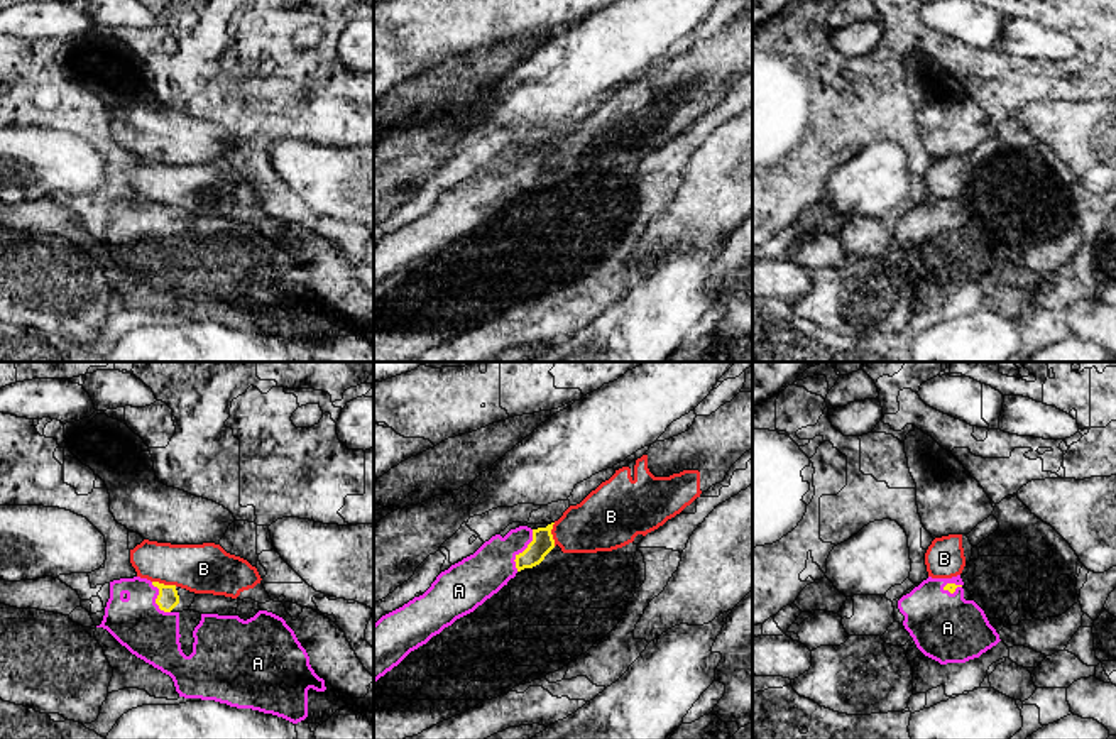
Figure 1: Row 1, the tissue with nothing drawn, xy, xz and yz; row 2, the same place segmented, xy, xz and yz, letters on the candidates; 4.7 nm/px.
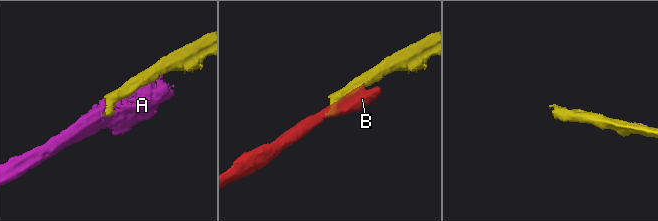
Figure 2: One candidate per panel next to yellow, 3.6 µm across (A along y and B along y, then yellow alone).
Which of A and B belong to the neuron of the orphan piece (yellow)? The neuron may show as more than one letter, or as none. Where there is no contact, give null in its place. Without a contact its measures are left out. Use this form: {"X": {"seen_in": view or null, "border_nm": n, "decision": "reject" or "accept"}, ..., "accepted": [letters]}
{"A": {"seen_in": "xz", "border_nm": 220, "decision": "accept"}, "B": {"seen_in": "xy", "border_nm": 120, "decision": "reject"}, "accepted": ["A"]}

